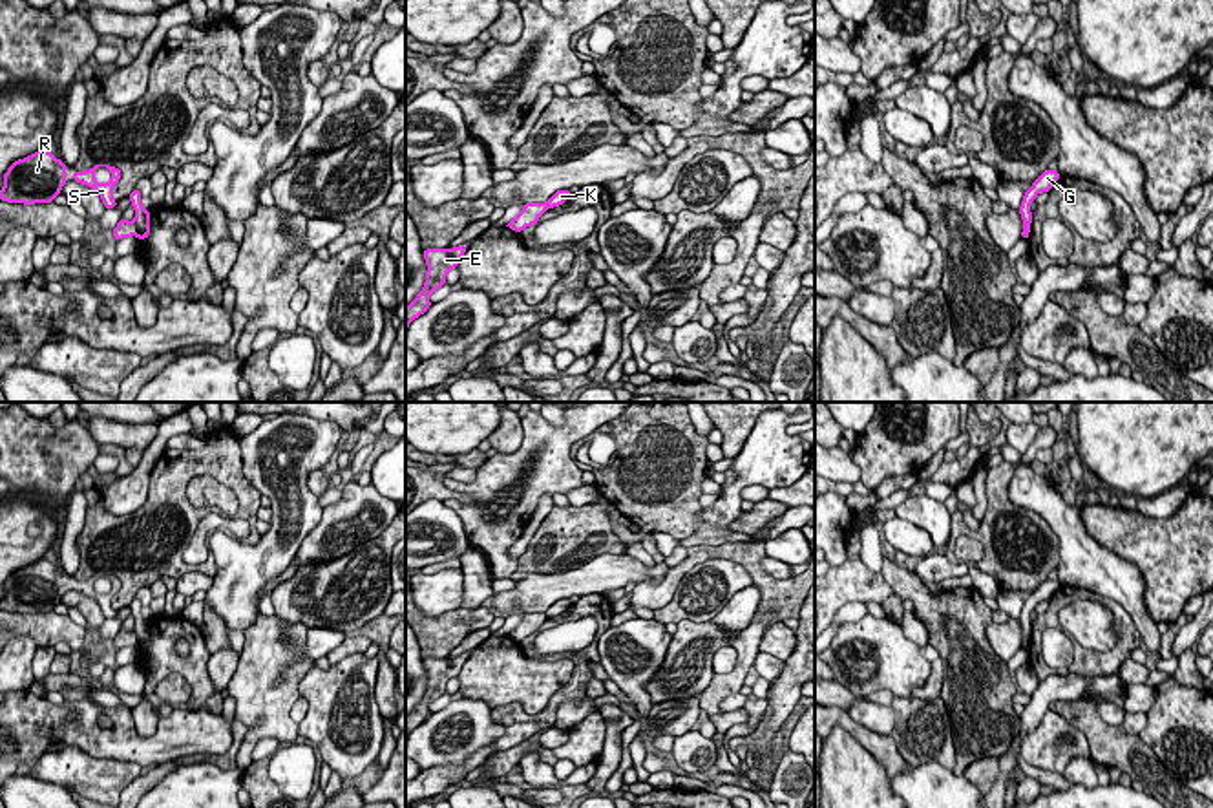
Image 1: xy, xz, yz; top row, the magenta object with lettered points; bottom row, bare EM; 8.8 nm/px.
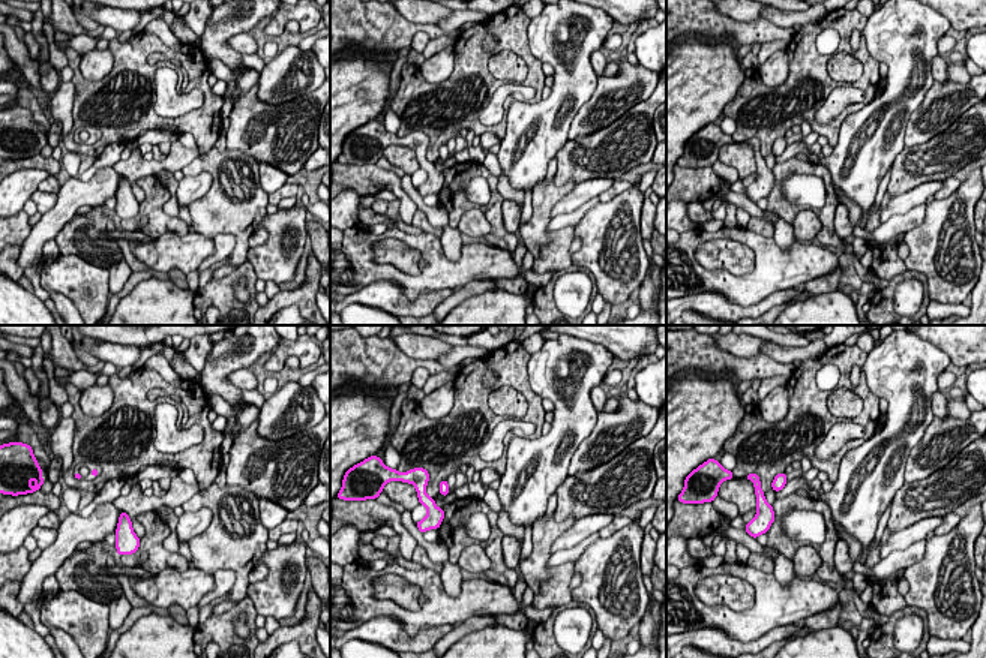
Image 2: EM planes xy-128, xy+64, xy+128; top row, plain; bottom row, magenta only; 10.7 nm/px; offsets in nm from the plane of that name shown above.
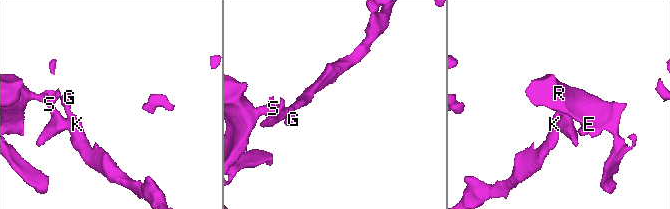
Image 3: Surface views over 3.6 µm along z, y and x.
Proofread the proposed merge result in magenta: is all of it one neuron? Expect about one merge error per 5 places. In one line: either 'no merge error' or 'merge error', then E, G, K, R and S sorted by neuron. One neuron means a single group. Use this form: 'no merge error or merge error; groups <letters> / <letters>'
merge error; groups E R S / G K

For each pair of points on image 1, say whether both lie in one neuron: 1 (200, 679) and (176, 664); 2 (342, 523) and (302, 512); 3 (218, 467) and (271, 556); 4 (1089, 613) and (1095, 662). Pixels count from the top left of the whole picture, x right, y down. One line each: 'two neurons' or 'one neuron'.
1: one neuron
2: two neurons
3: two neurons
4: two neurons

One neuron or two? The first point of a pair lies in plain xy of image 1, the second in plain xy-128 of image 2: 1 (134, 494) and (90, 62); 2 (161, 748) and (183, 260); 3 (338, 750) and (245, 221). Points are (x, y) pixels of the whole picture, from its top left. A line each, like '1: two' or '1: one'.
1: one
2: one
3: two

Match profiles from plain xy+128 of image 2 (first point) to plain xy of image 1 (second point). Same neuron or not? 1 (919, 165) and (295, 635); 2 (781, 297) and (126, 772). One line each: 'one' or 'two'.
1: two
2: one

